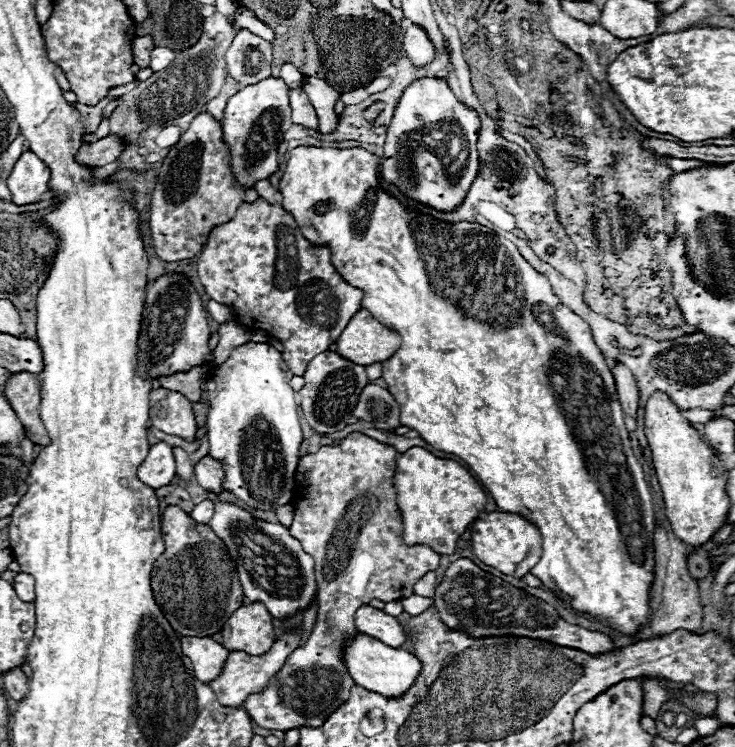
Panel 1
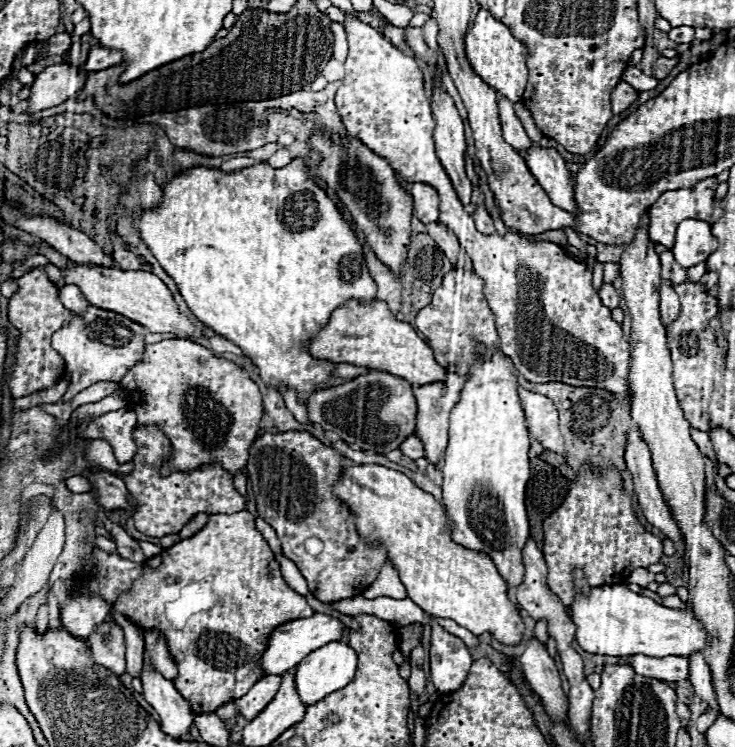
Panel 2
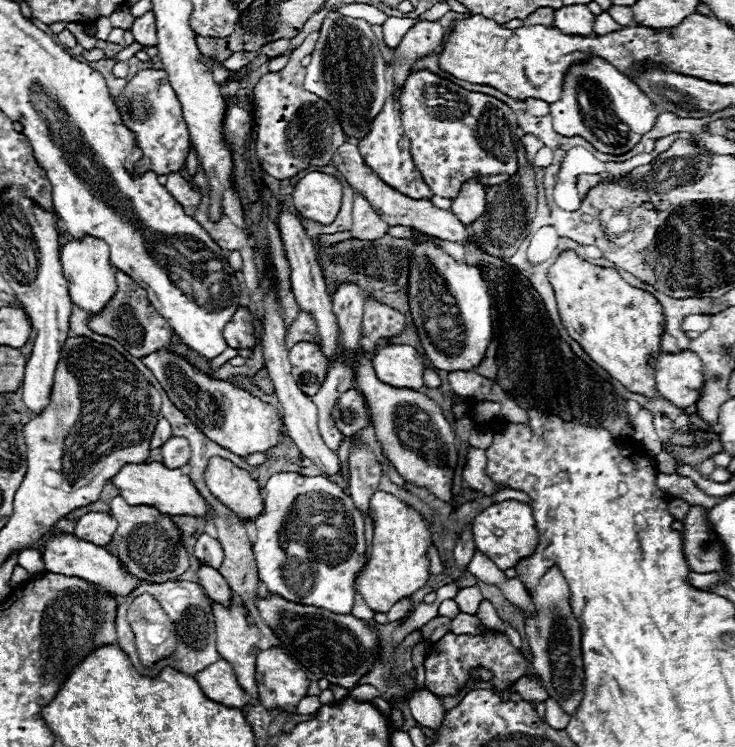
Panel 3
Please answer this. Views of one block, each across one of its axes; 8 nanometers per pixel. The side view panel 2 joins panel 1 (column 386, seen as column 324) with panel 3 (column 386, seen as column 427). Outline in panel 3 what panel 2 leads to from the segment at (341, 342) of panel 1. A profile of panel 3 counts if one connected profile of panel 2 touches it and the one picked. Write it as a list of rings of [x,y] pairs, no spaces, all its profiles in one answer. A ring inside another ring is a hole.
[[[388,344],[384,348],[378,348],[372,354],[370,362],[374,364],[378,380],[384,384],[412,390],[420,390],[424,386],[422,380],[424,358],[412,346]]]

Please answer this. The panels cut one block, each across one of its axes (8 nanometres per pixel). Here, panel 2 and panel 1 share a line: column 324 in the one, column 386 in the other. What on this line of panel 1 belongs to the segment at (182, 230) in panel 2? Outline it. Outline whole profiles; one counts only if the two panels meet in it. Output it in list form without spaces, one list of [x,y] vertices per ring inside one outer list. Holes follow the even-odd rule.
[[[298,146],[290,152],[286,172],[280,180],[282,208],[292,214],[296,224],[300,226],[302,236],[316,246],[328,246],[332,252],[332,264],[340,272],[340,276],[350,284],[364,292],[362,308],[370,310],[380,322],[388,328],[394,328],[402,336],[402,346],[398,352],[382,362],[382,378],[386,380],[386,388],[396,398],[400,406],[400,424],[416,430],[422,440],[426,440],[436,450],[456,454],[478,474],[480,486],[494,498],[496,506],[504,512],[520,512],[534,526],[540,528],[542,534],[542,556],[538,564],[530,570],[548,590],[556,592],[566,604],[570,604],[578,612],[588,612],[602,624],[622,632],[634,634],[648,620],[650,614],[650,588],[654,584],[654,502],[644,480],[644,470],[638,464],[628,430],[624,426],[624,412],[618,402],[614,376],[596,346],[590,332],[586,332],[586,322],[574,314],[568,306],[560,302],[554,294],[548,278],[536,272],[516,250],[516,246],[498,236],[494,230],[480,226],[476,222],[460,222],[446,224],[438,222],[432,216],[406,212],[406,208],[386,194],[378,186],[378,156],[366,152],[364,148],[314,148],[314,146]],[[412,232],[430,232],[430,252],[420,252],[416,246],[416,236]]]

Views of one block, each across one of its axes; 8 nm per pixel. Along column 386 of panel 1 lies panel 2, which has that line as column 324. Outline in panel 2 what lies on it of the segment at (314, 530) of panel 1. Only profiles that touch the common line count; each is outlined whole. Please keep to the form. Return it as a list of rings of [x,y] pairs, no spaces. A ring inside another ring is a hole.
[[[284,432],[264,434],[254,440],[248,460],[248,478],[252,480],[252,492],[256,498],[258,514],[276,530],[282,542],[282,554],[290,558],[308,582],[310,592],[322,602],[338,602],[362,594],[380,574],[386,564],[384,548],[370,548],[356,534],[352,512],[332,494],[334,482],[340,478],[342,466],[348,460],[334,448],[324,446],[318,438],[308,432]]]

